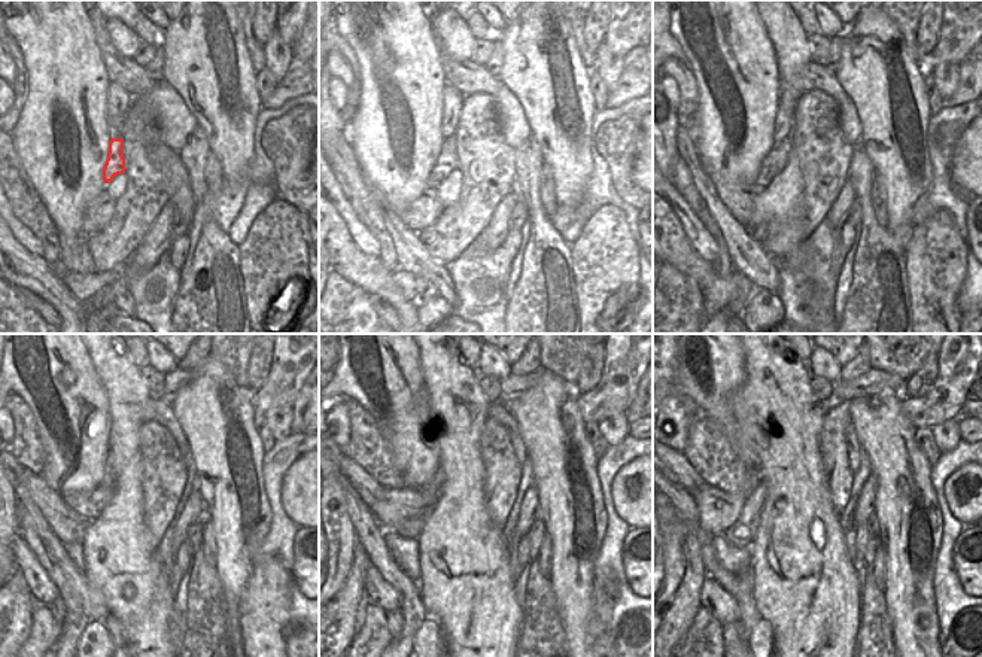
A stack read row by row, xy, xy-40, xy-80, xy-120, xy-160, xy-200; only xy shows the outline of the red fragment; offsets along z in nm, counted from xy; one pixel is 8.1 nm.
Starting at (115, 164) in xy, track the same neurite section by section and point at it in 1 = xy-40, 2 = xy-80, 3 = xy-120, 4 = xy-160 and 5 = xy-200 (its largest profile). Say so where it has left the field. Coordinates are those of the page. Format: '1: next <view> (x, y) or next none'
1: next xy-40 (447, 161)
2: next xy-80 (774, 163)
3: next xy-120 (90, 505)
4: next xy-160 (410, 502)
5: next xy-200 (718, 510)

